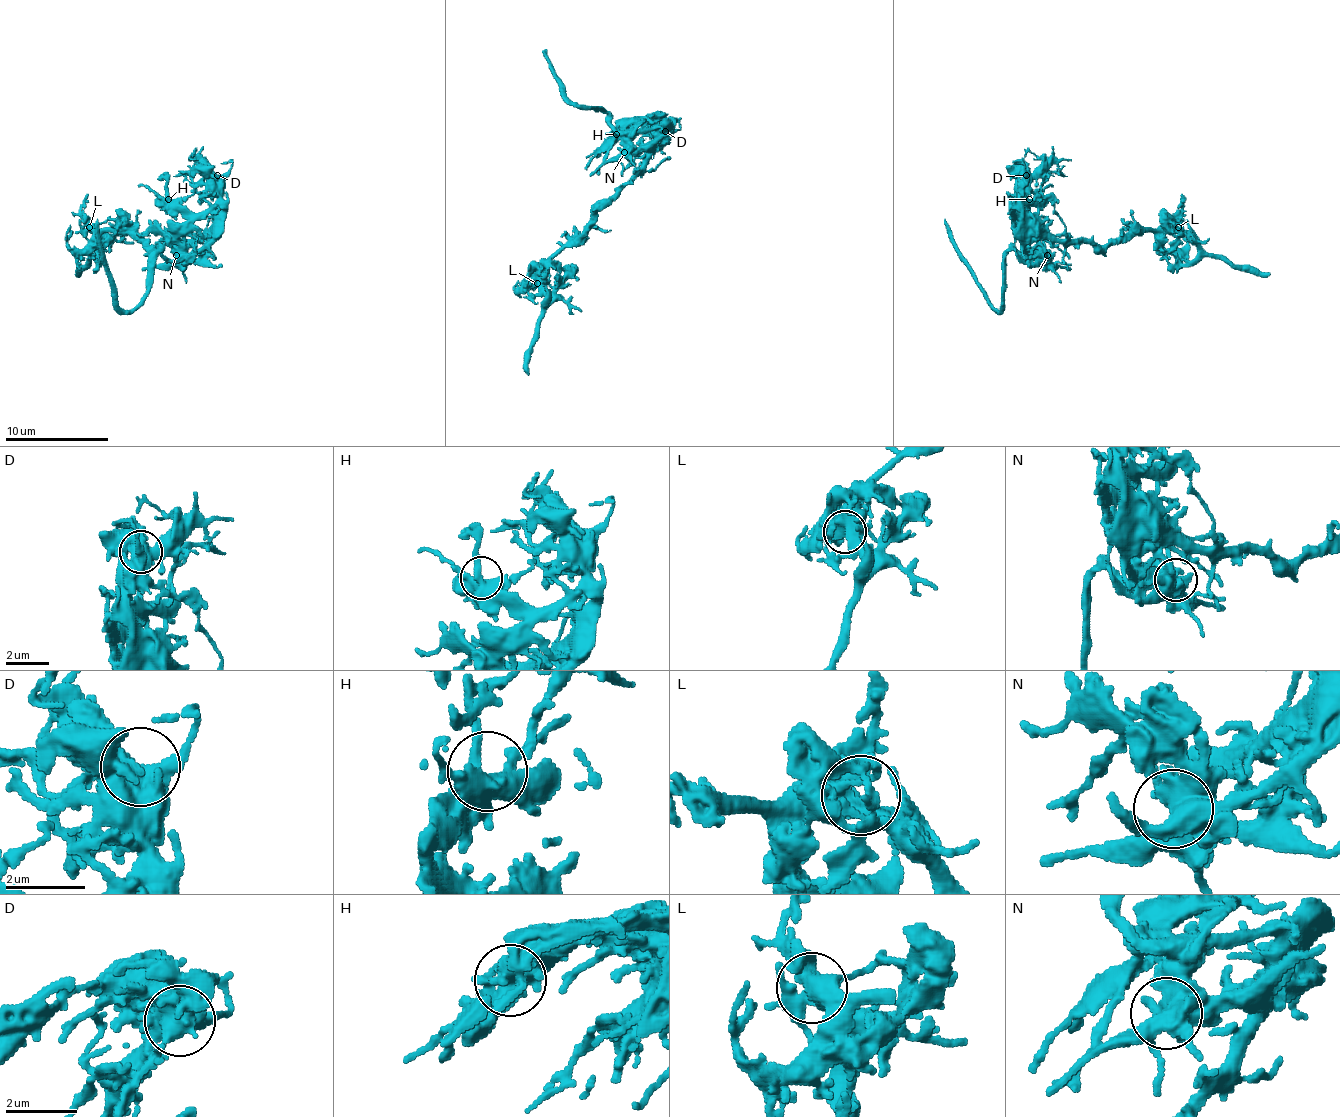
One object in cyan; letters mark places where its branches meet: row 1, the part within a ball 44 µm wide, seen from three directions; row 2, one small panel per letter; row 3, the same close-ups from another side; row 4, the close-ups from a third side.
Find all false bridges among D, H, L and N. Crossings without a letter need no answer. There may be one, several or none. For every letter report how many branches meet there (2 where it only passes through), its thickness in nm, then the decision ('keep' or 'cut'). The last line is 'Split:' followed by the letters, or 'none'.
D: branches 3; calibre 600 nm; keep
H: branches 4; calibre 500 nm; keep
L: branches 4; calibre 440 nm; keep
N: branches 4; calibre 550 nm; keep
Split: none

